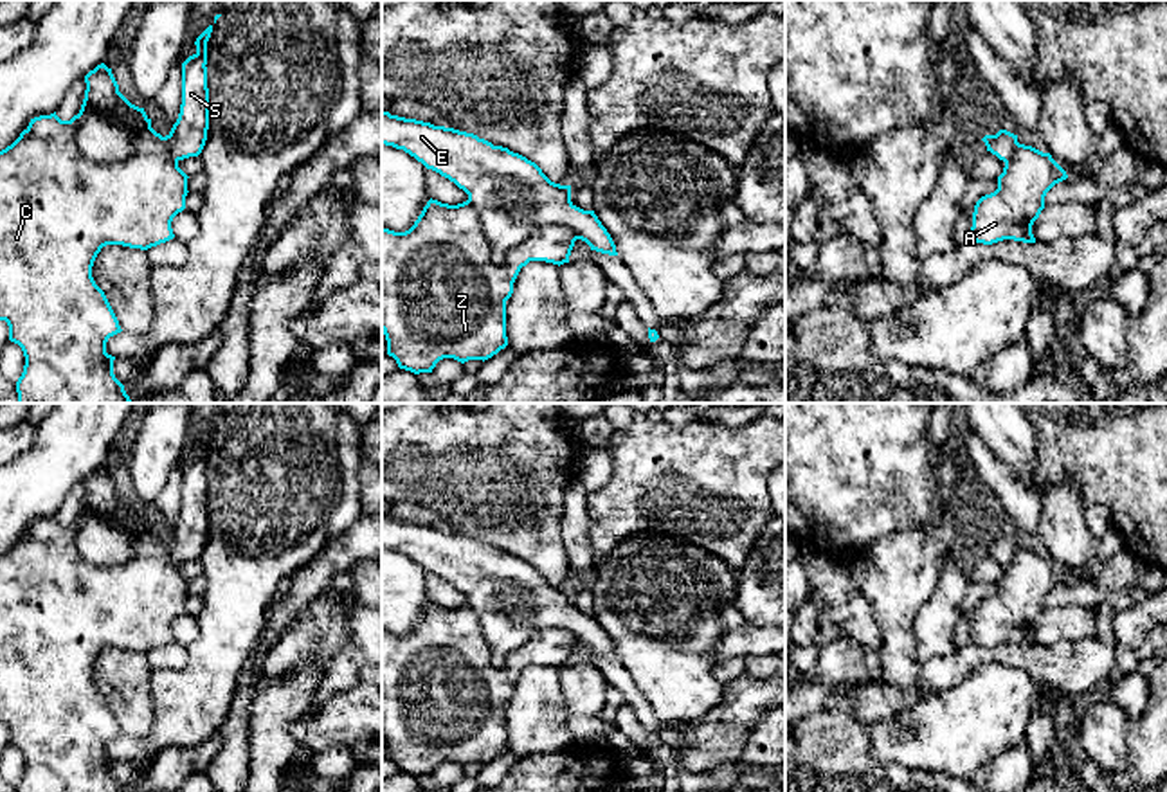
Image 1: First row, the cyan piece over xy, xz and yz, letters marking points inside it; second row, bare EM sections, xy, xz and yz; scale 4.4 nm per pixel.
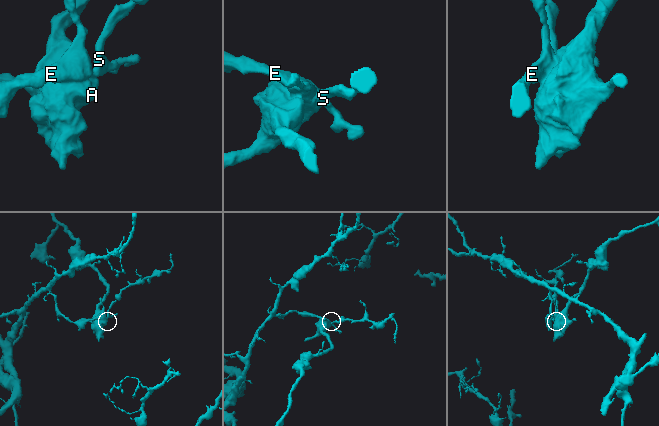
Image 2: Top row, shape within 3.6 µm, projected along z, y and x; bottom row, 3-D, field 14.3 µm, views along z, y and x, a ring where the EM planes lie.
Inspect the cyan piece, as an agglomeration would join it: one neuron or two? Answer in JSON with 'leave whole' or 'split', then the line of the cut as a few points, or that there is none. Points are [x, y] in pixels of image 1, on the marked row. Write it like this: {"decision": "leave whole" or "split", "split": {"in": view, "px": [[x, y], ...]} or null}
{"decision": "split", "split": {"in": "xy", "px": [[150, 125], [128, 126], [121, 161], [89, 162], [74, 143]]}}

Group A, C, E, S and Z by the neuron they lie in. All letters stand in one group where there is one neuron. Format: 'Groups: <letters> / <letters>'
Groups: A C Z / E S

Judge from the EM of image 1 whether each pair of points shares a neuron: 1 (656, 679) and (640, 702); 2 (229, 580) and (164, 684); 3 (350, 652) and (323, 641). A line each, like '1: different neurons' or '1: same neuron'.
1: different neurons
2: same neuron
3: different neurons

